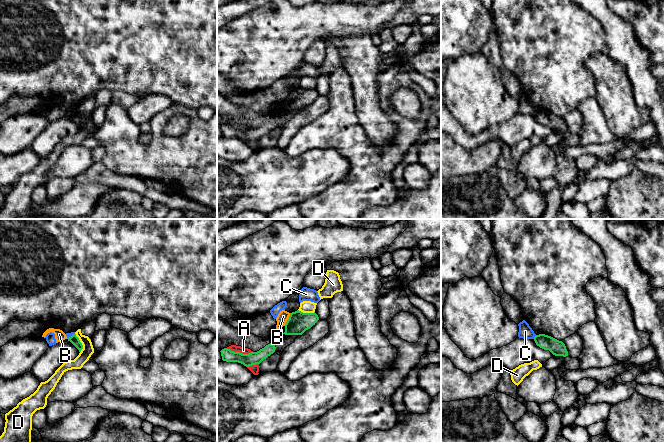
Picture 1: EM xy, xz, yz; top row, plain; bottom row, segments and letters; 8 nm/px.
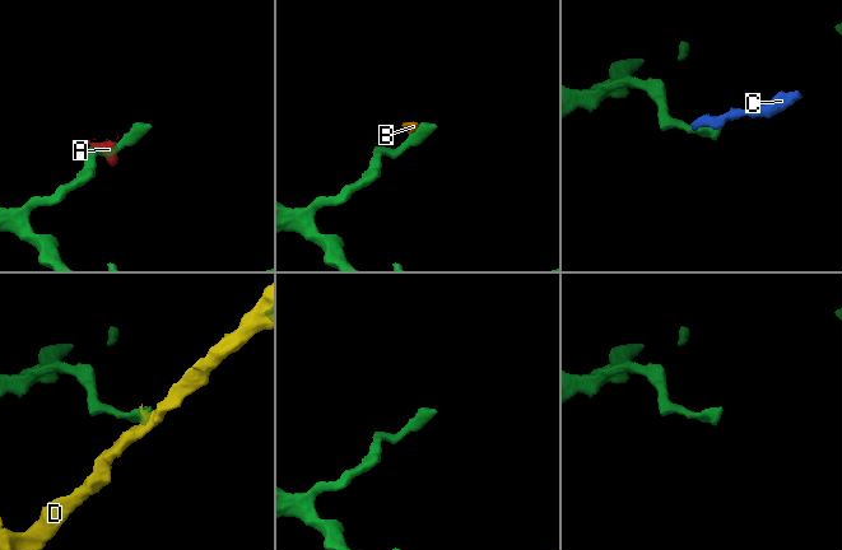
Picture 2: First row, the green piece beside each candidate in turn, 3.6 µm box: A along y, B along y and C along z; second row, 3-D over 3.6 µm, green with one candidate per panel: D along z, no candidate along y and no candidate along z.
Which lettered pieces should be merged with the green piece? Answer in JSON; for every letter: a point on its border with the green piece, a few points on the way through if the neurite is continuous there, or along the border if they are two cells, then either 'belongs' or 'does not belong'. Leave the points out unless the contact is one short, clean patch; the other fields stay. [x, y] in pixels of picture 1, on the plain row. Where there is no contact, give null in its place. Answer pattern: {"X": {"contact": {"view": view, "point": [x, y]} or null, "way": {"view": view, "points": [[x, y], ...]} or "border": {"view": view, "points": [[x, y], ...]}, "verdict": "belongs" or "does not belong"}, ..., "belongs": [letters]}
{"A": {"contact": {"view": "xz", "point": [239, 128]}, "border": {"view": "xz", "points": [[226, 124], [242, 129], [252, 128]]}, "verdict": "does not belong"}, "B": {"contact": {"view": "xz", "point": [288, 95]}, "border": {"view": "xz", "points": [[290, 89], [284, 101]]}, "verdict": "does not belong"}, "C": {"contact": {"view": "yz", "point": [534, 113]}, "border": {"view": "yz", "points": [[536, 111], [533, 114]]}, "verdict": "does not belong"}, "D": {"contact": {"view": "xy", "point": [81, 119]}, "border": {"view": "xy", "points": [[75, 109], [82, 121], [80, 128]]}, "verdict": "does not belong"}, "belongs": []}

